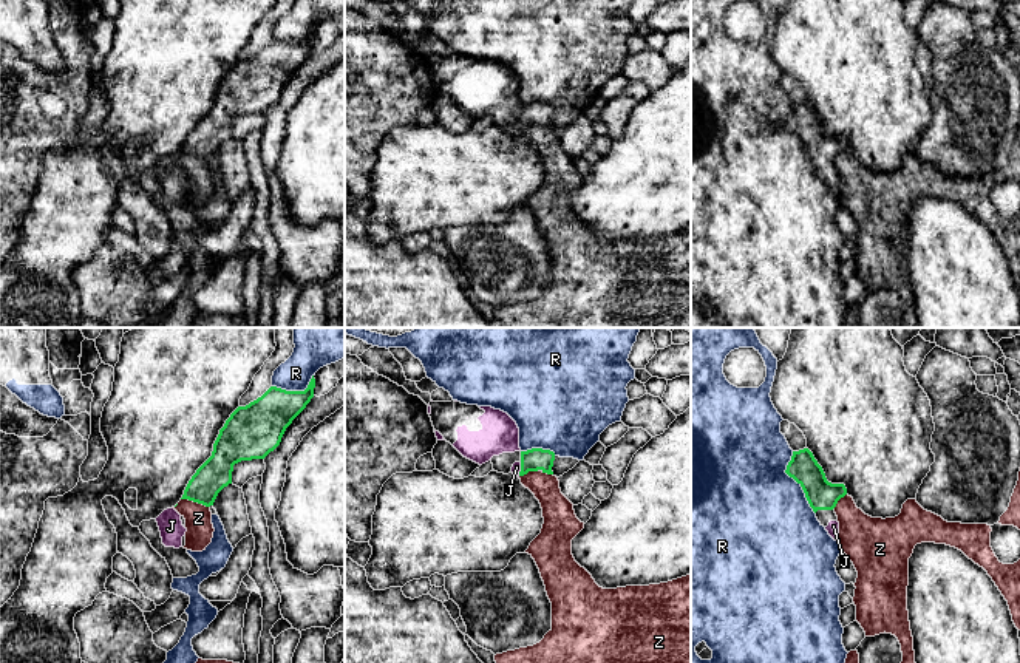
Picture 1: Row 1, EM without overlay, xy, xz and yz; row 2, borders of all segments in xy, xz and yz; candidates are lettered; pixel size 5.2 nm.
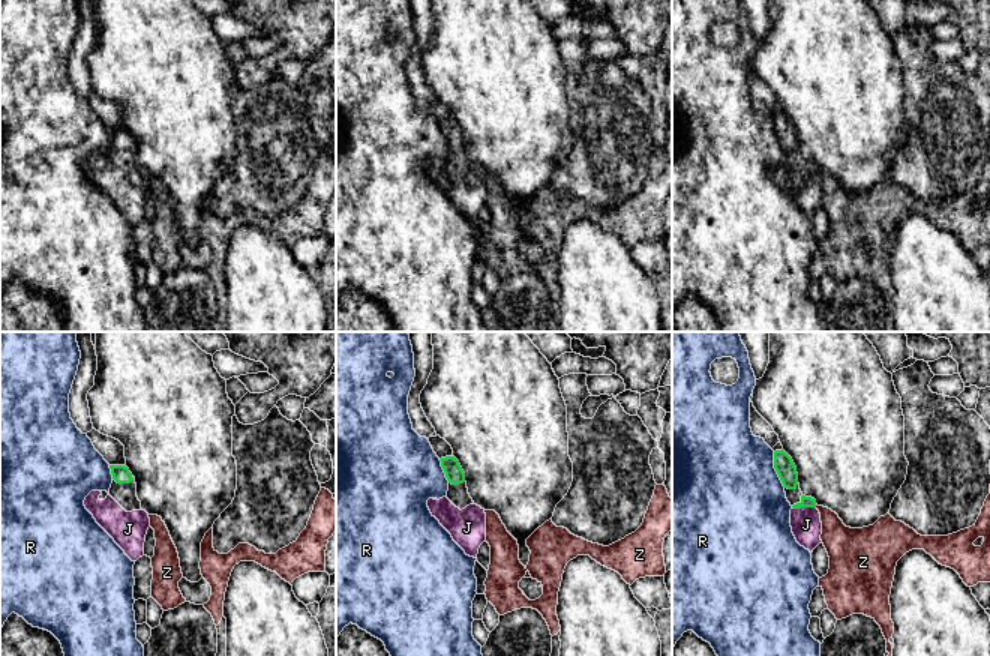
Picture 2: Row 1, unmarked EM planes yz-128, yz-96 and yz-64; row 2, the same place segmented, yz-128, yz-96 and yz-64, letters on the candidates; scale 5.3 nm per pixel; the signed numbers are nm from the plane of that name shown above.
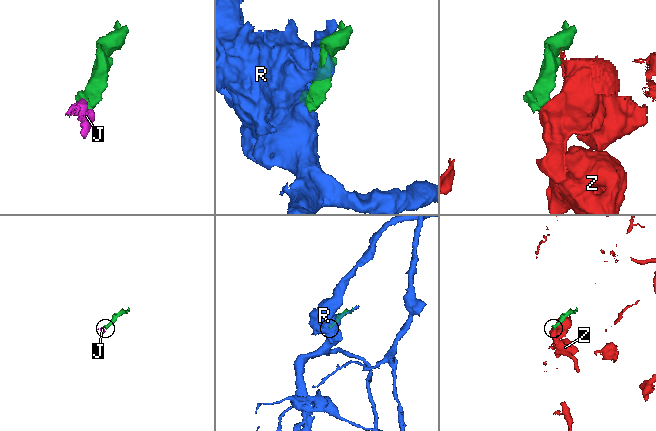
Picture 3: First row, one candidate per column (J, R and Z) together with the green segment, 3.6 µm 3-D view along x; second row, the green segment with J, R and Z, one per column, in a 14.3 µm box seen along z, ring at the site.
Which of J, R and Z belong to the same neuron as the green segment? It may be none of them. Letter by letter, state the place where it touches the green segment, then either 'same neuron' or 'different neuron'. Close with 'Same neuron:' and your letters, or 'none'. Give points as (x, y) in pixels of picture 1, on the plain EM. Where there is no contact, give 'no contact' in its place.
J: contact xz (521, 122); same neuron
R: contact yz (796, 135); different neuron
Z: contact xy (195, 155); different neuron
Same neuron: J

